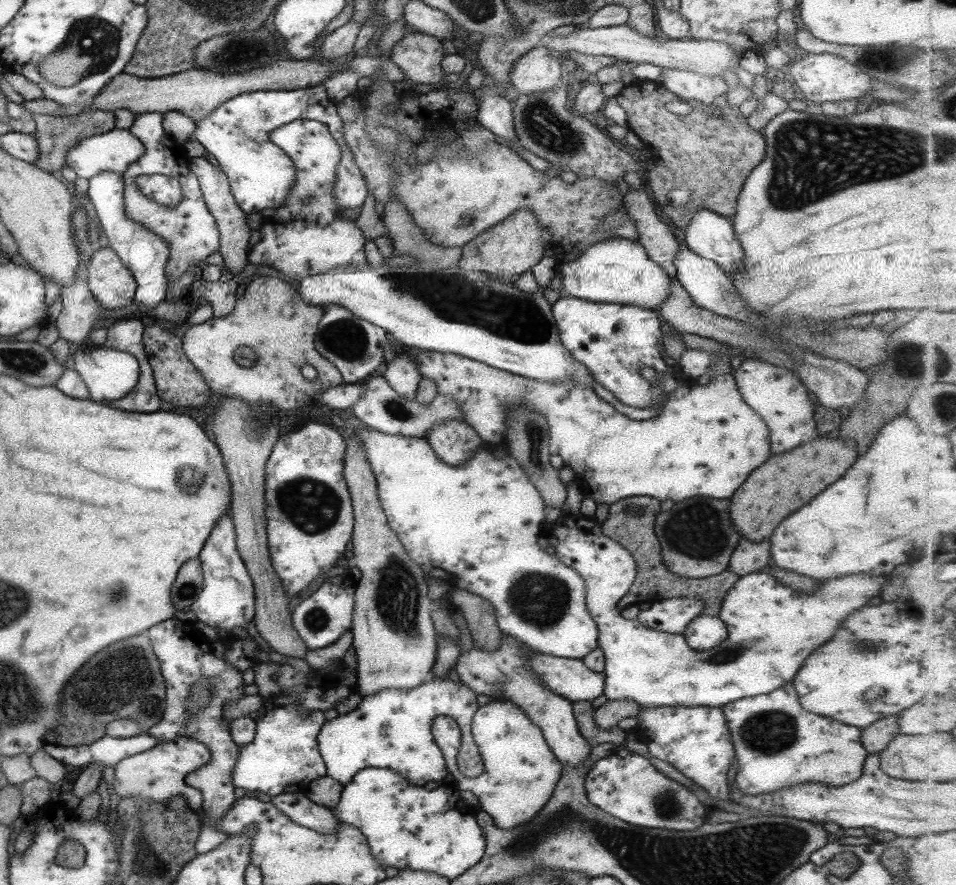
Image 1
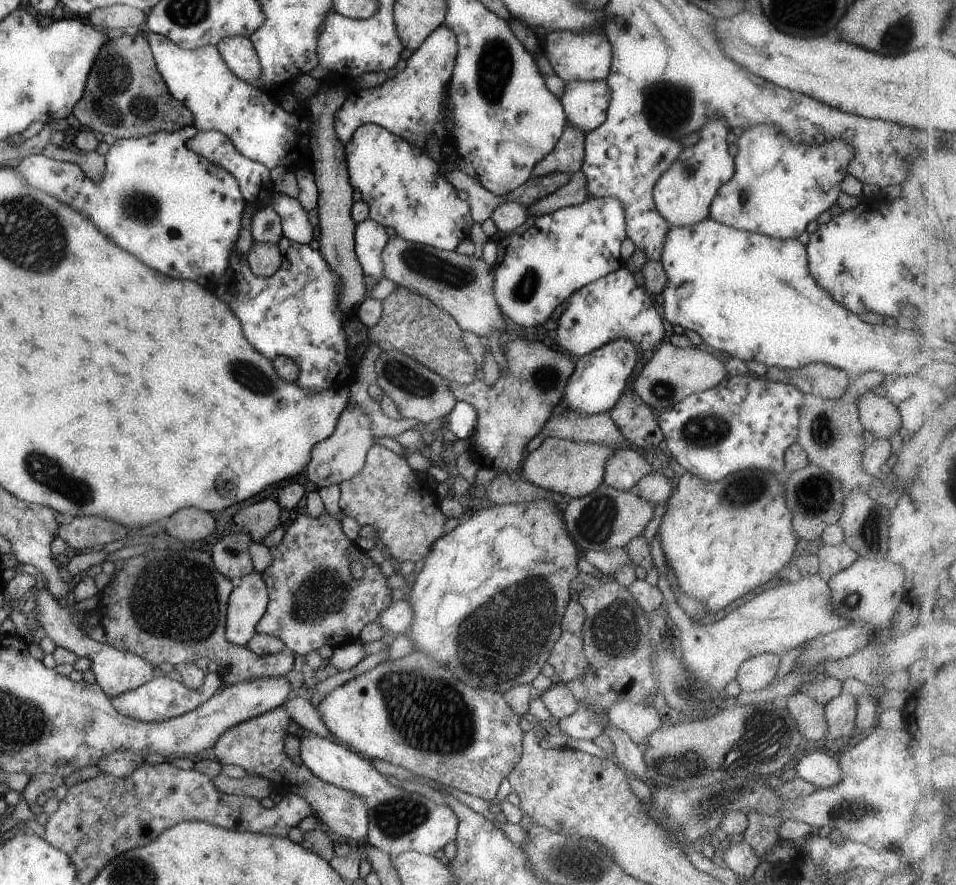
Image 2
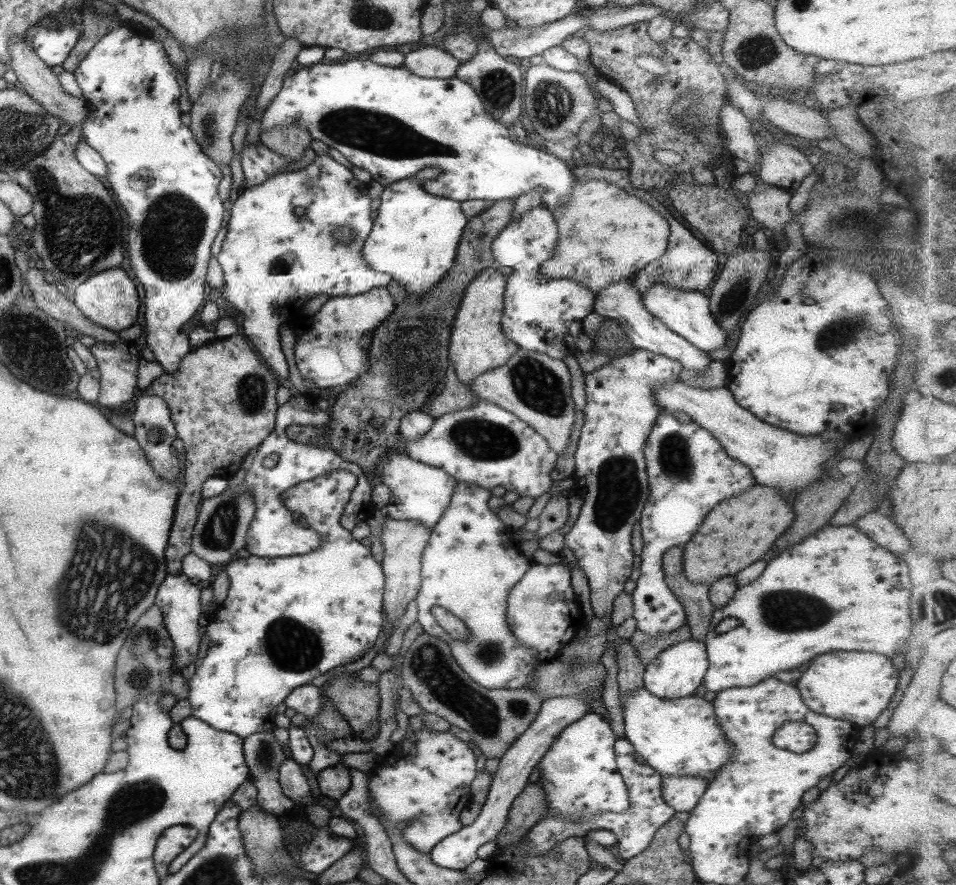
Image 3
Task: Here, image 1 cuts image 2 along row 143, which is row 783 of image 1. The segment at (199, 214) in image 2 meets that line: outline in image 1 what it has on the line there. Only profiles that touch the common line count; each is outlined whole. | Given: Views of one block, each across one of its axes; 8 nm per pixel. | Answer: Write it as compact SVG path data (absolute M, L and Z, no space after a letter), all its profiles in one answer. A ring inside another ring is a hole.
M179 736L179 738L173 738L171 742L160 743L145 752L119 760L114 768L113 790L119 798L133 797L133 799L155 801L155 803L163 803L181 795L187 801L188 808L196 814L201 811L202 795L199 790L186 786L185 781L187 774L193 773L209 760L209 751L203 744L197 742L195 738Z

